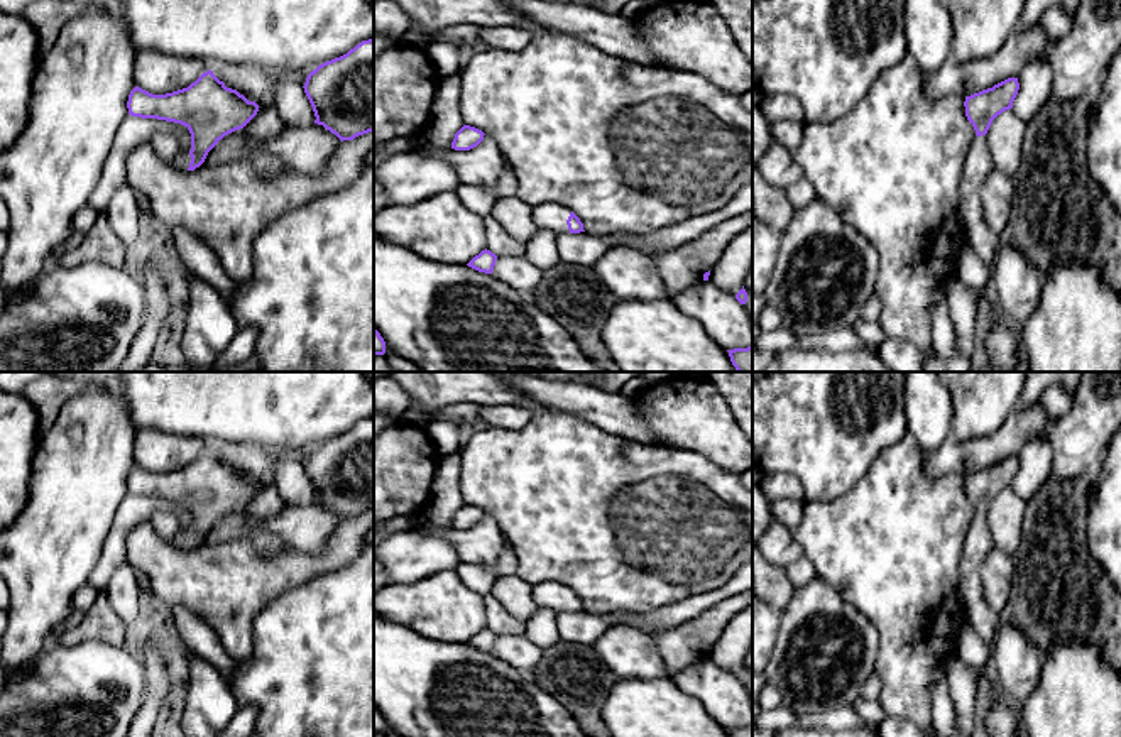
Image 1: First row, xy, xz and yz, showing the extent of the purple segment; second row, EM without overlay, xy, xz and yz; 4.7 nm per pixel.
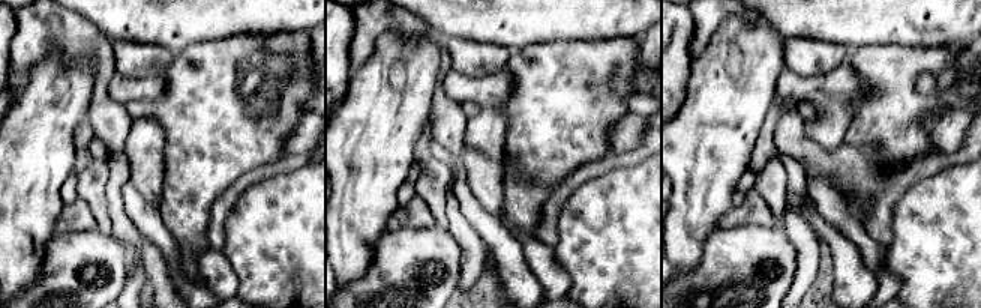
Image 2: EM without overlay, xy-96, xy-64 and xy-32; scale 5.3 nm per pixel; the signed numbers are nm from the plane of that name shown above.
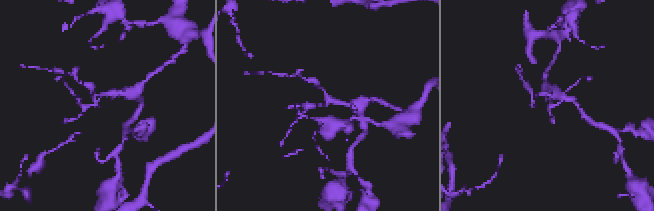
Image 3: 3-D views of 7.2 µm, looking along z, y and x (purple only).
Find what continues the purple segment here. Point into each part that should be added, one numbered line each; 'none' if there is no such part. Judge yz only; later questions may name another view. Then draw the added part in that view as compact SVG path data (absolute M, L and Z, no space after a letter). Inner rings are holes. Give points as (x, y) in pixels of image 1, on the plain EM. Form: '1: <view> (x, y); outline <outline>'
1: yz (978, 540); outline M976 514L965 534L965 544L960 560L960 583L969 624L987 644L991 644L996 636L998 615L984 600L979 563L991 548L992 534L987 516Z

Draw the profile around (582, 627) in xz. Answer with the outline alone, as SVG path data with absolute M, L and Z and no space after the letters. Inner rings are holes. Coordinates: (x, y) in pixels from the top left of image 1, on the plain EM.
M561 612L558 614L558 634L566 642L593 646L593 642L610 627L610 620L600 614Z

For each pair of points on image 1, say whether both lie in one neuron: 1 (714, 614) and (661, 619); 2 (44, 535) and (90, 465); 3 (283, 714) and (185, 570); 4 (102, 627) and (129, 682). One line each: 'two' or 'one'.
1: two
2: one
3: two
4: two

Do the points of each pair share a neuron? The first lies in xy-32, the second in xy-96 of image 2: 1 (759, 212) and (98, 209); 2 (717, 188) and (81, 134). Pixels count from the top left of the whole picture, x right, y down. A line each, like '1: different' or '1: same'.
1: different
2: different

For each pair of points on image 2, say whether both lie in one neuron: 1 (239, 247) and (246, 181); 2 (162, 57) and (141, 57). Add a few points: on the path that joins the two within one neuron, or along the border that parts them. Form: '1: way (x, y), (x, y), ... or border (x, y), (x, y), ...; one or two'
1: border (276, 175), (252, 184), (239, 197), (225, 221); two
2: way (158, 57), (146, 57); one

